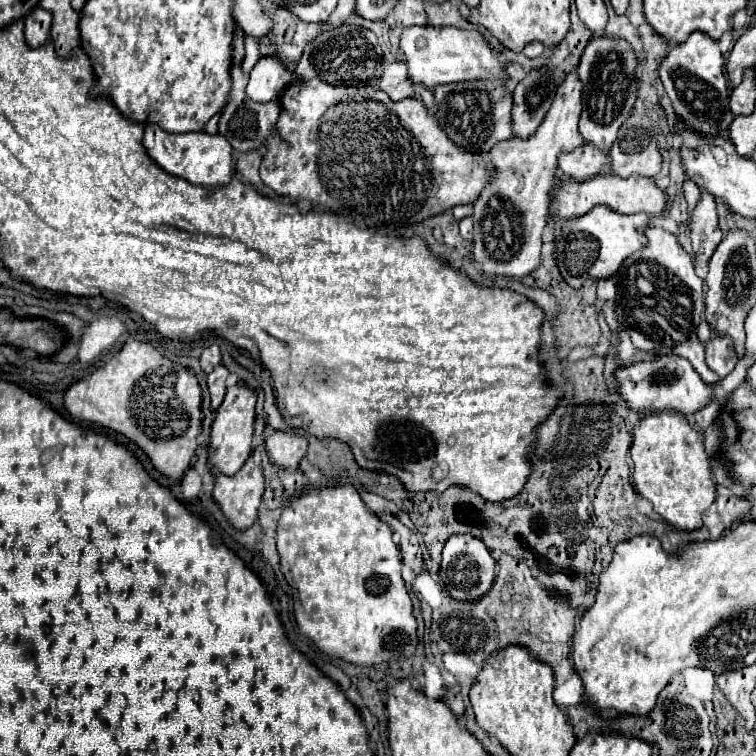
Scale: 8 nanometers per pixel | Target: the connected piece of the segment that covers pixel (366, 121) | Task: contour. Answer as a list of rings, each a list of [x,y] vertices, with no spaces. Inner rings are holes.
[[[310,79],[294,81],[280,95],[280,107],[280,139],[272,137],[266,143],[268,151],[260,165],[262,181],[280,195],[322,205],[362,229],[390,233],[444,213],[454,205],[472,205],[480,197],[480,189],[492,181],[492,169],[484,169],[480,155],[454,145],[418,99],[394,103],[374,87],[334,87]]]

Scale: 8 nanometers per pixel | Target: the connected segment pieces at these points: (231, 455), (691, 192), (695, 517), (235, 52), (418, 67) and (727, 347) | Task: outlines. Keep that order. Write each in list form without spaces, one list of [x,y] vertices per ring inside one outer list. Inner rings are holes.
[[[236,383],[228,387],[222,405],[216,411],[216,419],[212,423],[210,433],[210,449],[208,459],[214,467],[218,467],[224,475],[232,475],[242,469],[244,461],[252,453],[252,435],[254,435],[254,405],[256,405],[256,391],[244,383]]]
[[[686,179],[686,183],[684,183],[684,197],[688,201],[688,213],[692,215],[692,205],[696,205],[696,201],[700,199],[700,189],[690,179]]]
[[[672,411],[646,415],[634,429],[630,457],[636,491],[652,503],[662,519],[684,531],[702,527],[702,515],[716,499],[716,483],[712,481],[704,441],[690,421]]]
[[[236,25],[236,35],[234,35],[234,41],[232,41],[232,63],[242,63],[244,59],[244,31]]]
[[[406,27],[400,39],[400,49],[408,63],[408,77],[428,89],[458,81],[508,81],[504,65],[496,61],[496,51],[478,31],[462,31],[456,27]]]
[[[716,337],[716,339],[710,339],[704,347],[706,347],[706,363],[714,373],[718,373],[720,377],[726,377],[728,373],[732,373],[738,355],[730,339]]]

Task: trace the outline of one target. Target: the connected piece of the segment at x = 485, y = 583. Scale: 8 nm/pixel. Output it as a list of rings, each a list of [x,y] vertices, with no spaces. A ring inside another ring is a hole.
[[[452,535],[442,549],[440,567],[442,567],[440,575],[442,575],[442,581],[448,589],[448,593],[460,601],[474,601],[474,599],[482,597],[492,587],[494,577],[496,577],[494,557],[490,555],[484,541],[480,541],[472,535]]]

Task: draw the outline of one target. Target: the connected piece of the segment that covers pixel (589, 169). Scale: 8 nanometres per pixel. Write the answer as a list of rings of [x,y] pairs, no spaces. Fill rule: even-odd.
[[[580,145],[580,149],[574,149],[570,153],[560,153],[558,169],[562,169],[566,175],[578,181],[584,181],[602,173],[606,161],[608,161],[606,151],[594,149],[592,145]]]

